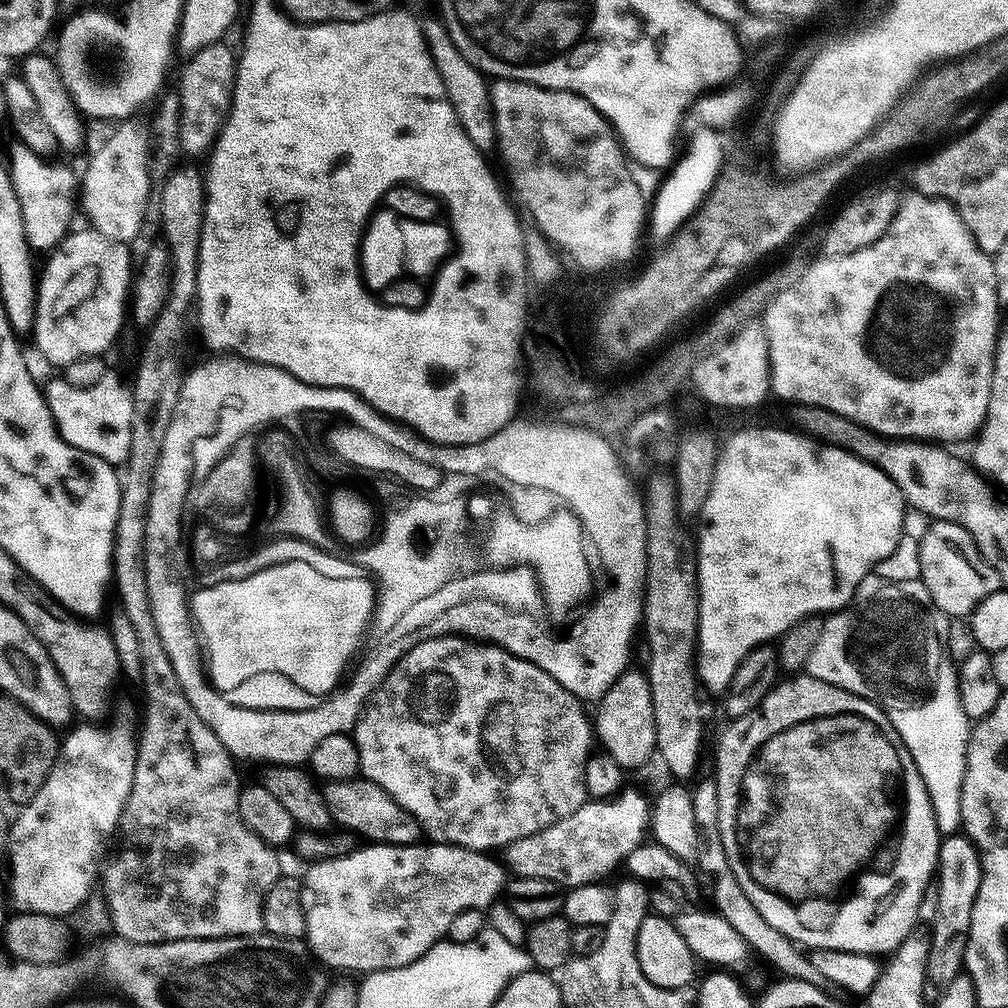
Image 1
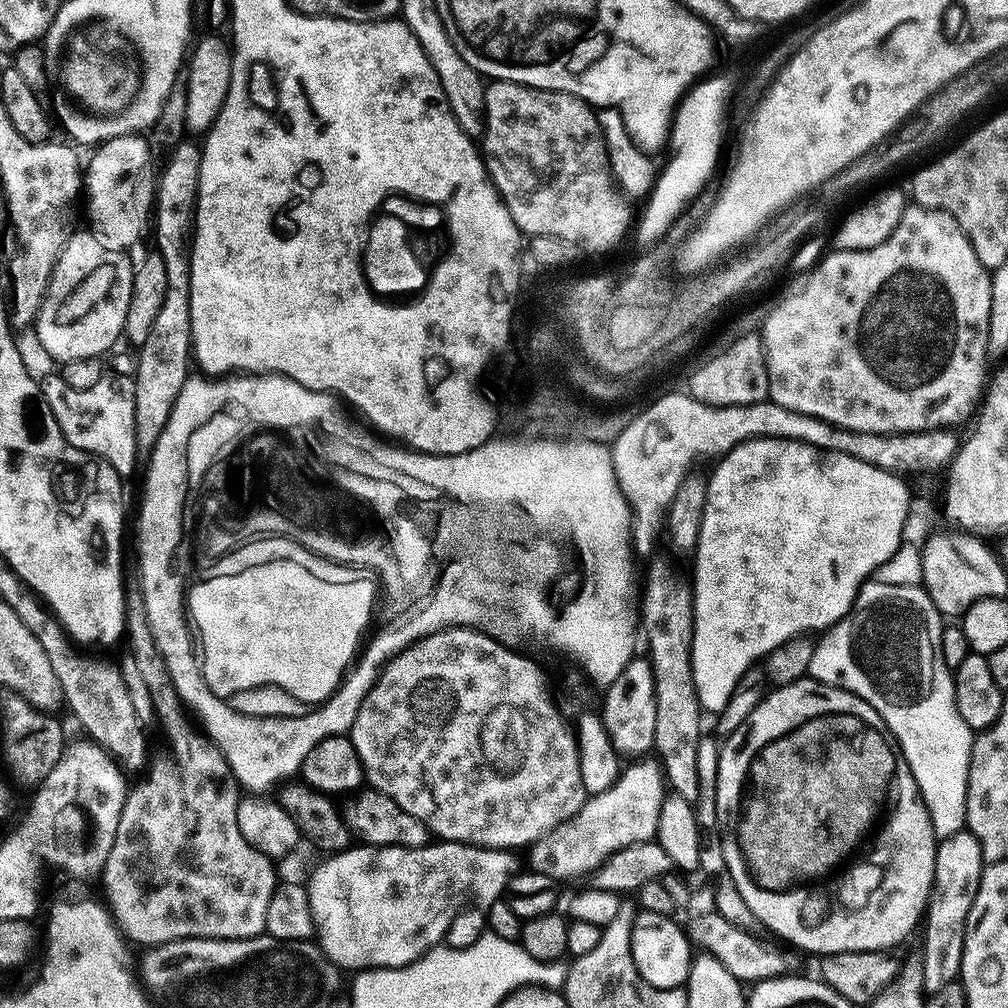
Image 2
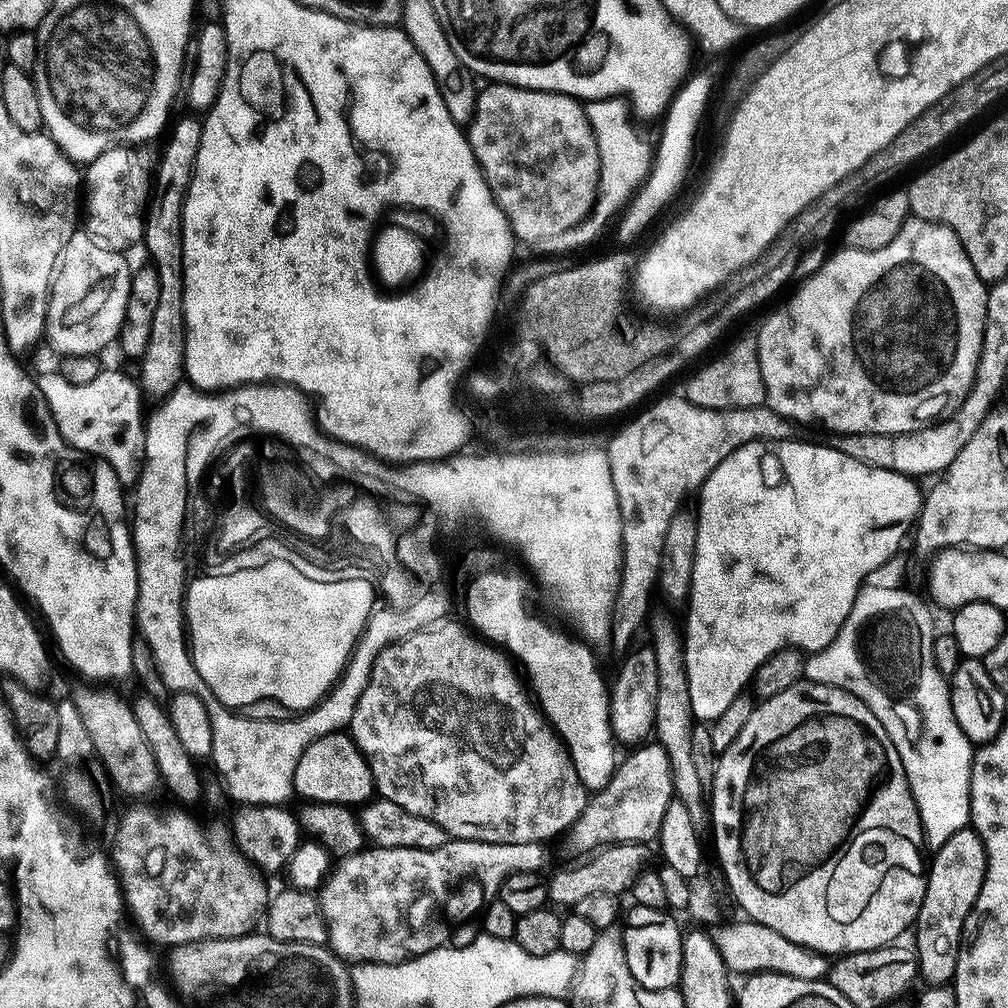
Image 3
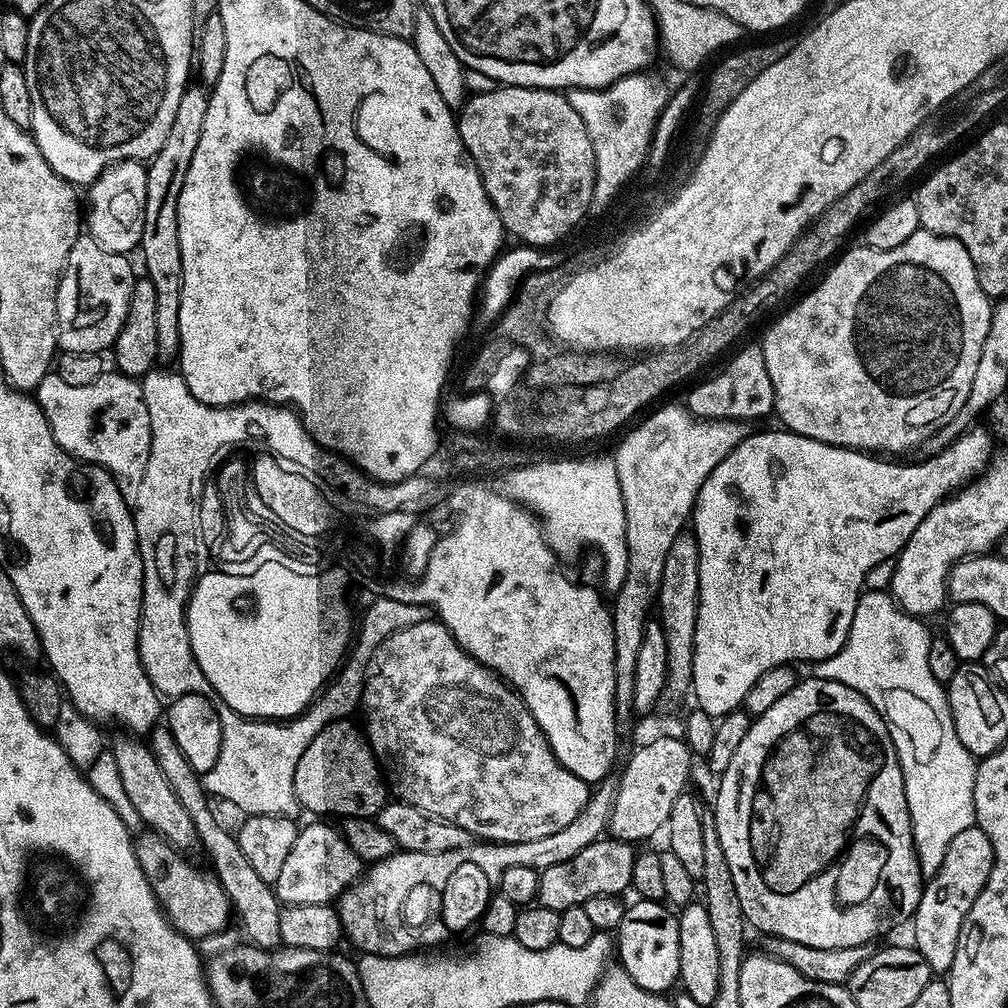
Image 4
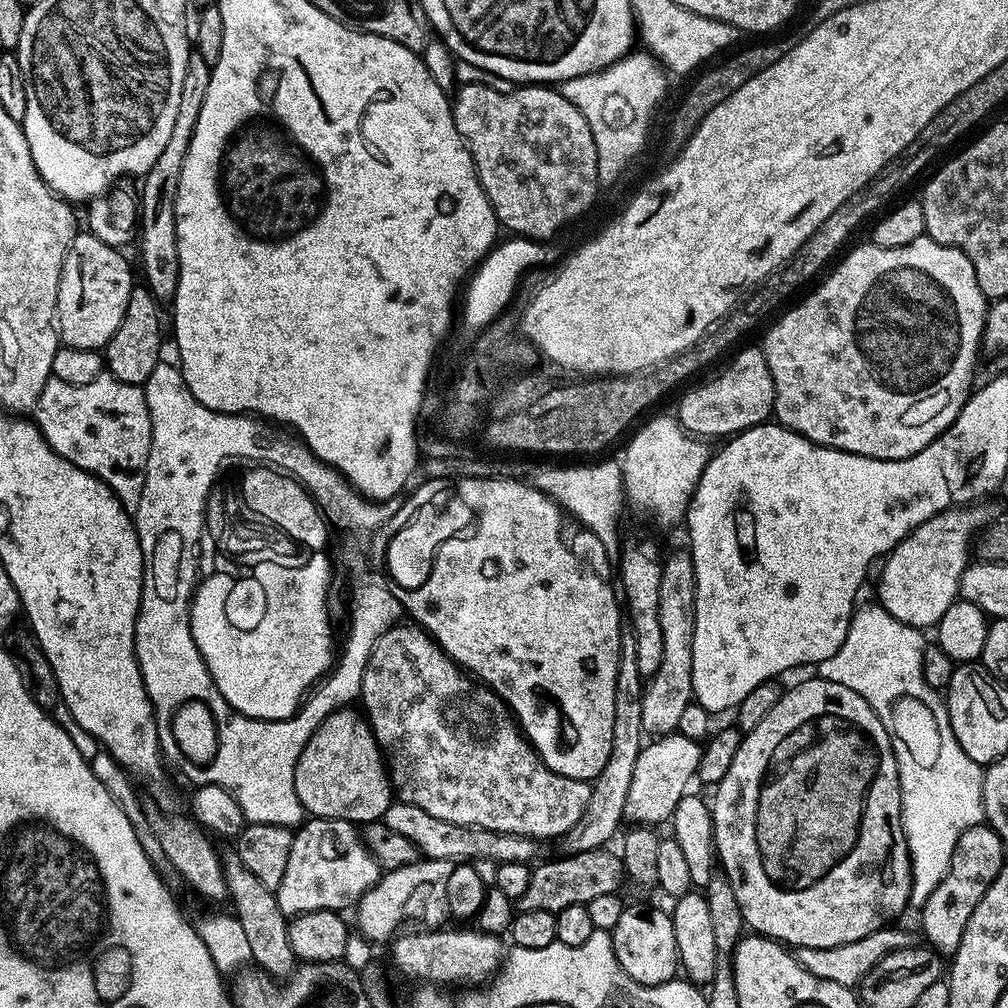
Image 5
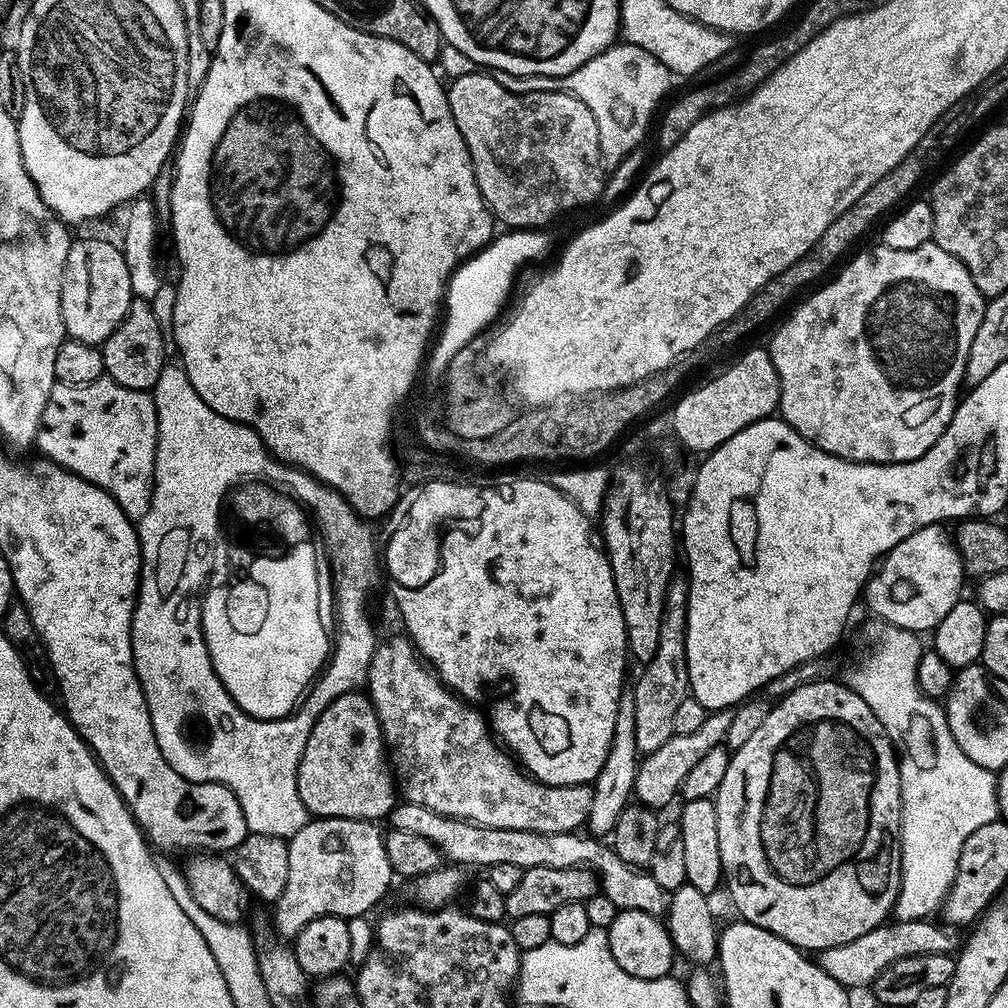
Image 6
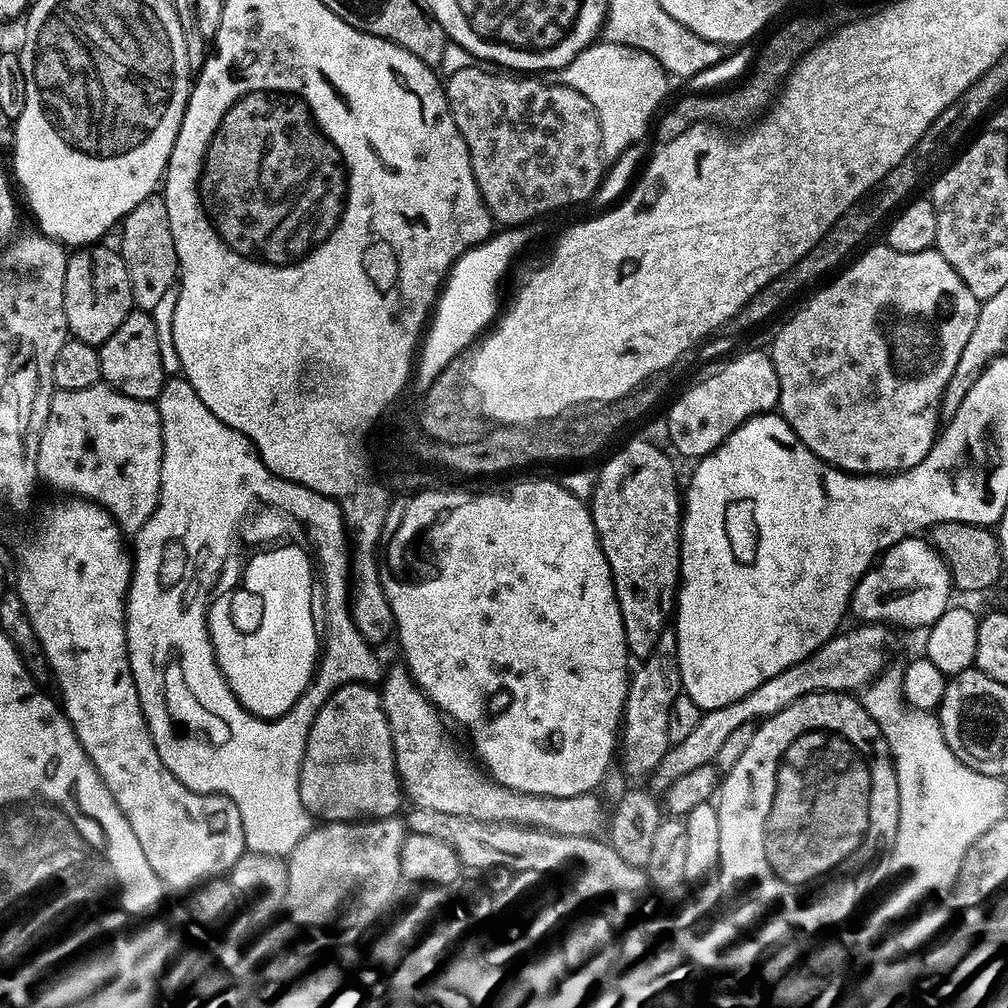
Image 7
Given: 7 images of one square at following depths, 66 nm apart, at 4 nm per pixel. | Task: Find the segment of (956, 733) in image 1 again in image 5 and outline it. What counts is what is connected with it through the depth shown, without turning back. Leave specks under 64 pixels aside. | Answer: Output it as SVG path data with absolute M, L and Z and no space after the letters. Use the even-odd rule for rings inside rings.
M872 602L863 608L857 607L852 613L852 621L848 627L846 638L842 642L842 646L830 658L826 658L818 666L819 679L829 680L830 682L838 682L842 686L846 686L850 690L854 690L862 698L866 698L866 702L878 714L878 718L882 722L882 726L888 731L888 735L892 737L892 749L896 755L896 769L900 775L900 825L904 831L906 838L906 846L908 847L908 861L912 863L912 895L911 899L916 902L922 902L934 890L934 886L938 886L938 882L942 882L942 878L950 870L950 858L954 858L954 846L958 846L958 838L962 838L962 834L970 826L985 823L984 819L984 799L982 798L982 786L984 785L984 768L978 762L974 762L962 750L962 746L958 746L958 738L954 738L954 730L950 726L950 718L945 701L942 699L941 693L937 689L931 688L926 682L926 678L922 678L922 654L924 653L924 645L926 643L925 633L919 628L911 628L906 622L898 622L898 618L891 616L887 610L881 608L879 603Z

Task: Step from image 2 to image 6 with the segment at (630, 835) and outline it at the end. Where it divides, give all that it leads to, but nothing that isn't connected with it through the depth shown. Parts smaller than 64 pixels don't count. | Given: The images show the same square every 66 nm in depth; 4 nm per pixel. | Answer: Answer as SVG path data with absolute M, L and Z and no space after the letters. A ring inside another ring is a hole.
M728 710L713 711L706 716L701 728L696 733L686 734L685 736L675 734L664 745L659 746L658 750L645 755L639 761L634 793L635 799L639 803L657 810L663 810L672 799L677 799L684 779L690 774L690 770L701 761L702 756L708 750L725 743L725 736L730 728L732 715L733 713Z

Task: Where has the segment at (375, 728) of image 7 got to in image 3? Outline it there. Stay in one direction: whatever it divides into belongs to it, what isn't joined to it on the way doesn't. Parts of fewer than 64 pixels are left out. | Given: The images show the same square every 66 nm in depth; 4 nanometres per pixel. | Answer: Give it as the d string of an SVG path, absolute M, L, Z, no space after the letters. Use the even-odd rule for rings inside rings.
M344 730L326 734L306 746L302 758L298 758L292 787L297 797L305 796L305 801L317 804L363 806L374 796L370 766L356 741Z

